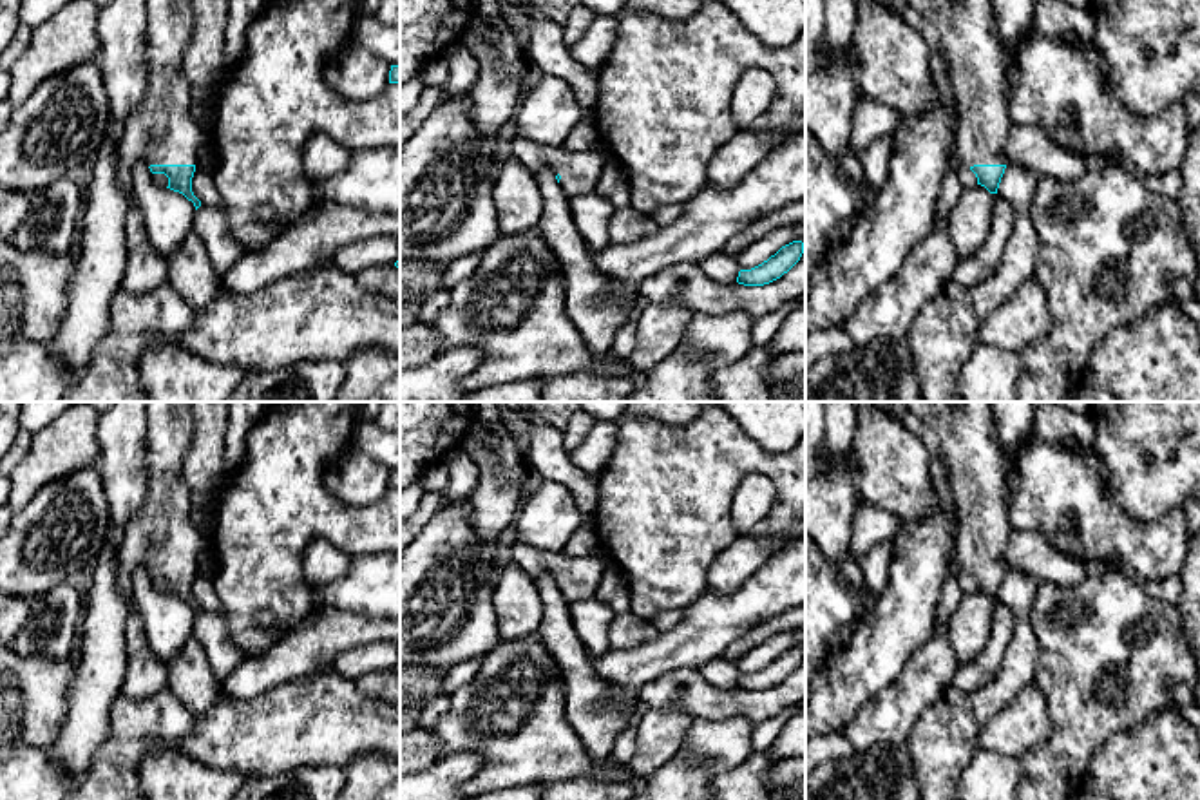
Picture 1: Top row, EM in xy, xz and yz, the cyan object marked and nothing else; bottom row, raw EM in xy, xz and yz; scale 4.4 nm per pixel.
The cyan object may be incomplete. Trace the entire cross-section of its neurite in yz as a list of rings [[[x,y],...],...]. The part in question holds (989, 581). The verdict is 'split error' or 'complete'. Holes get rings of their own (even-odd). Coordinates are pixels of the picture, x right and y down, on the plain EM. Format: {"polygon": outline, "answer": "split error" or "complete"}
{"polygon": [[[905,402],[905,405],[939,438],[957,516],[954,557],[959,570],[976,579],[977,590],[997,599],[1006,574],[1003,557],[1014,527],[1005,509],[1003,454],[994,438],[990,402]]], "answer": "split error"}

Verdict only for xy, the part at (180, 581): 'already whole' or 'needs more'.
needs more

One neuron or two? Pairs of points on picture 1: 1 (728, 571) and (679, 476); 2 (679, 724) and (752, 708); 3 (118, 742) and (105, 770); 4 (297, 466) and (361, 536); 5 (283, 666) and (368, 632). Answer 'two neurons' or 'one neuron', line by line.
1: two neurons
2: two neurons
3: one neuron
4: one neuron
5: one neuron

